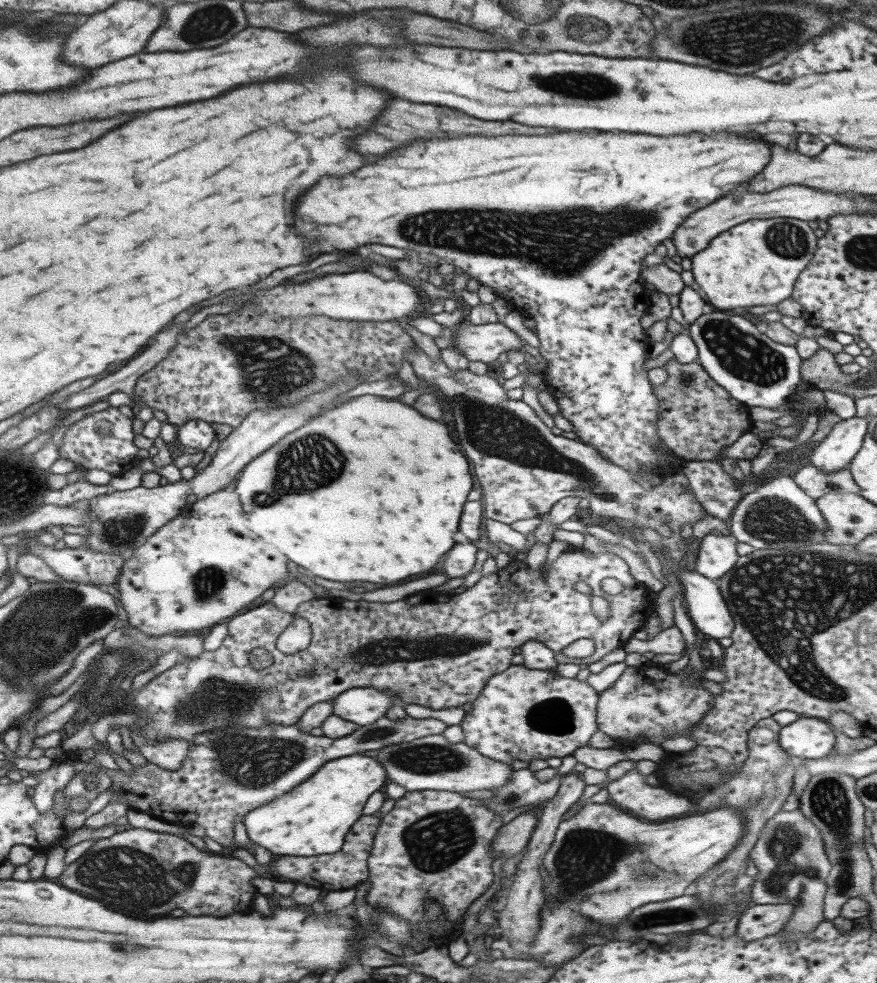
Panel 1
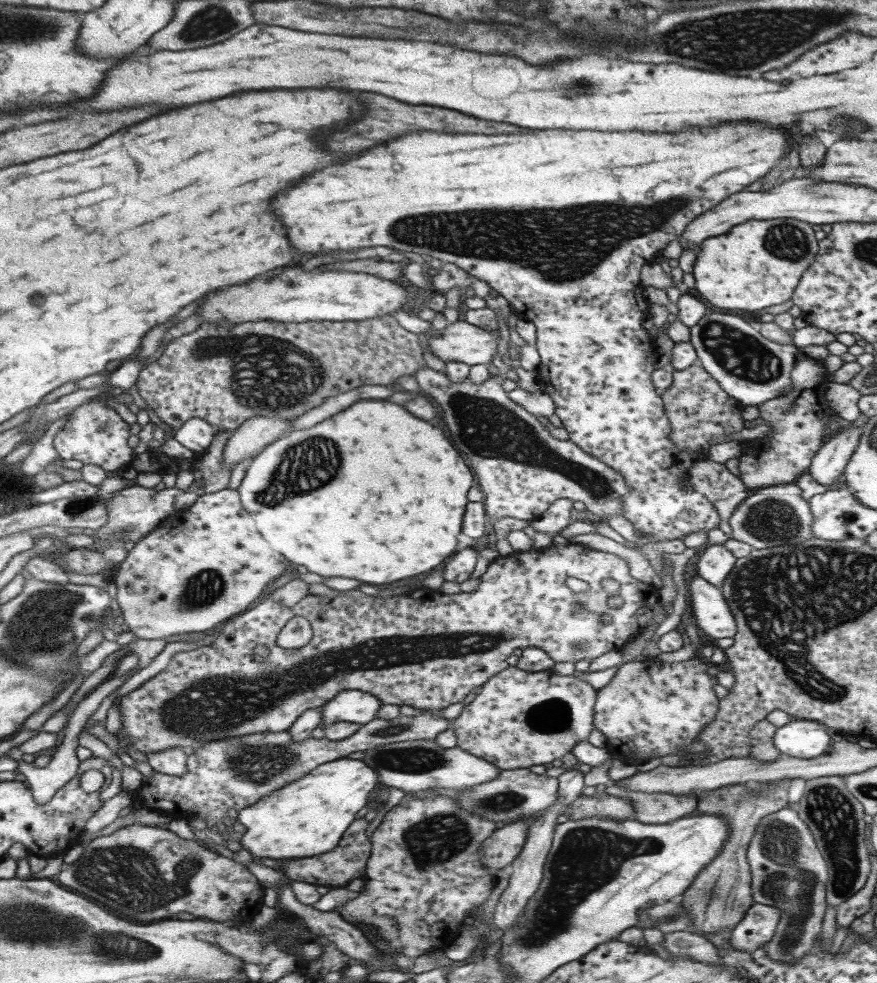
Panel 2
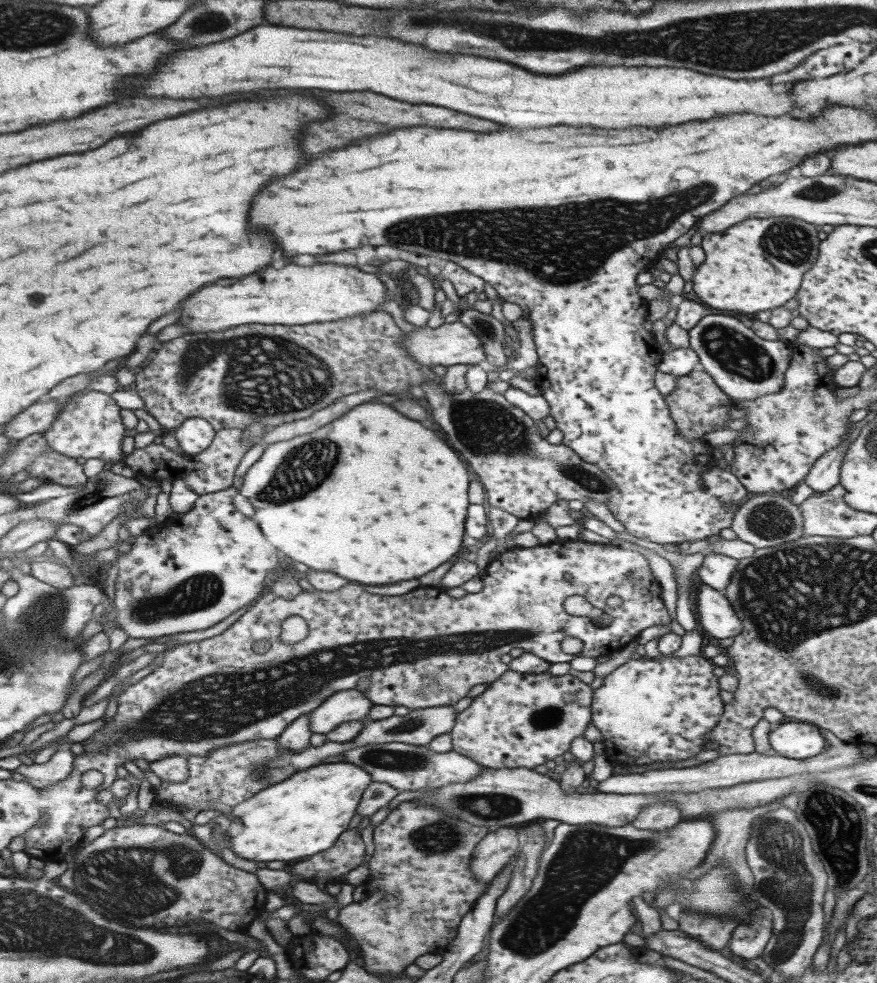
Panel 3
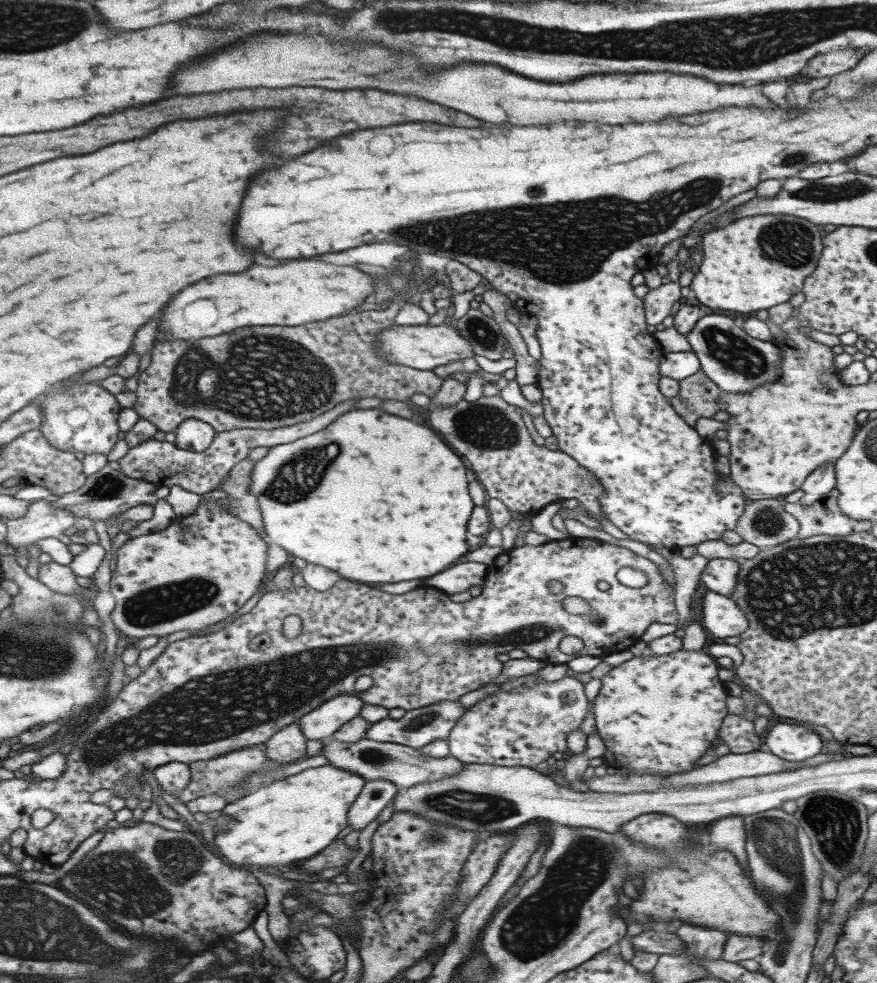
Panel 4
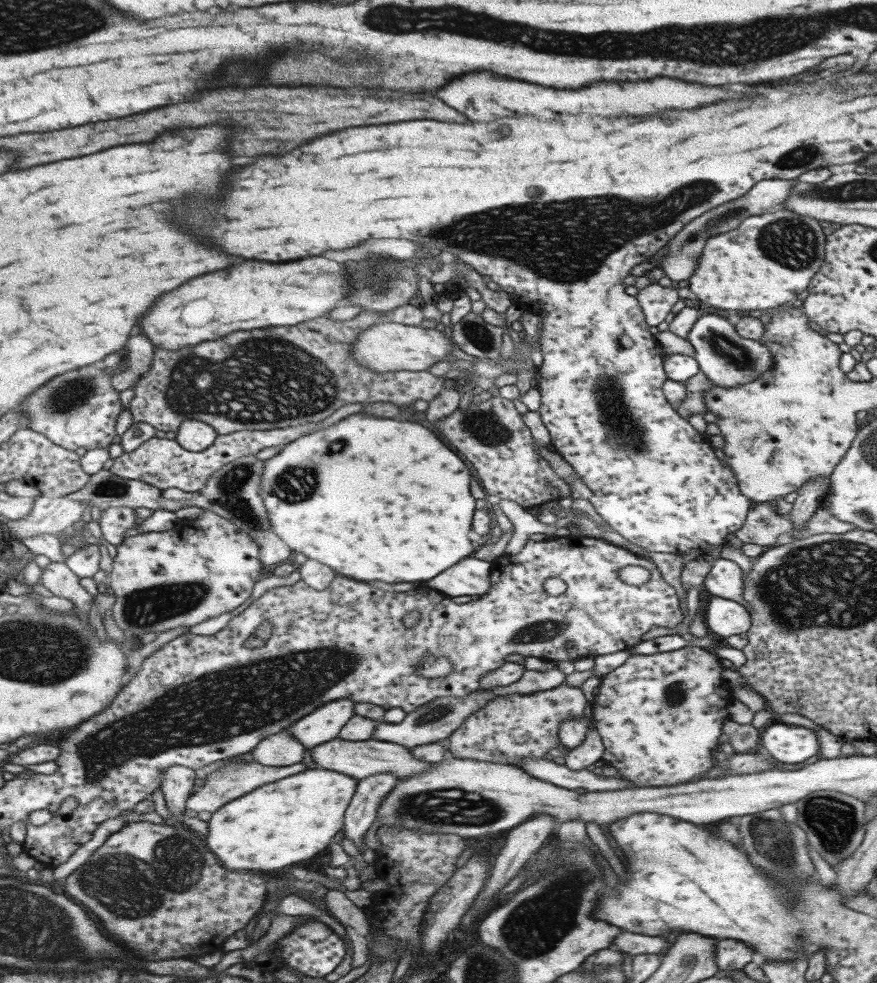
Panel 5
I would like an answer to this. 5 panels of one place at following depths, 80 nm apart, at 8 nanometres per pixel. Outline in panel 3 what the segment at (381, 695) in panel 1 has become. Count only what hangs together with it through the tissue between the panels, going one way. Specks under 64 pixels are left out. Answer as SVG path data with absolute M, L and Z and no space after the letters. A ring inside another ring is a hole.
M356 689L336 692L309 713L310 731L327 734L341 722L365 720L369 708L371 708L371 702Z

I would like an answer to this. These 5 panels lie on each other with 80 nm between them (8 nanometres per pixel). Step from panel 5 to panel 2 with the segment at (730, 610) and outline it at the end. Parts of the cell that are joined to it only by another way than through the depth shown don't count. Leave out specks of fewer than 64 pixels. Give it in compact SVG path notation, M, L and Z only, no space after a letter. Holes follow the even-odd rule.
M696 575L687 582L686 592L690 596L689 606L697 628L714 639L734 635L736 624L733 615L716 586Z

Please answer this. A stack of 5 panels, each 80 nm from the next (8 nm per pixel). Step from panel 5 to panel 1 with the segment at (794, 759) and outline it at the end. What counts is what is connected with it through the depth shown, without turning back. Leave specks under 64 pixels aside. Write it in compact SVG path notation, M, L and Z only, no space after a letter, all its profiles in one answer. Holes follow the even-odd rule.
M801 716L780 727L778 743L793 759L817 759L834 752L835 737L823 719Z

